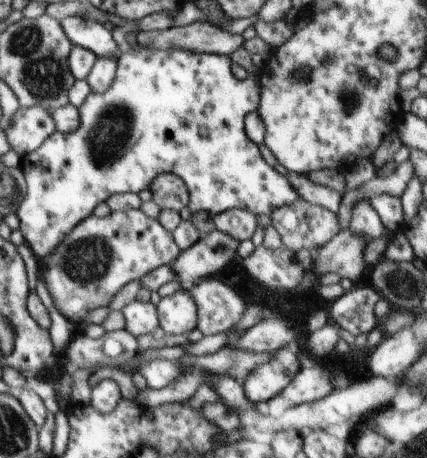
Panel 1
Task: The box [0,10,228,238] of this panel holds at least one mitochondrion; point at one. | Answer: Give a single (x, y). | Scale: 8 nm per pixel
(42, 76)

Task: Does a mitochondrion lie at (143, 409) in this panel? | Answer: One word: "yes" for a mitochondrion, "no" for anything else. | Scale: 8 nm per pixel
no

